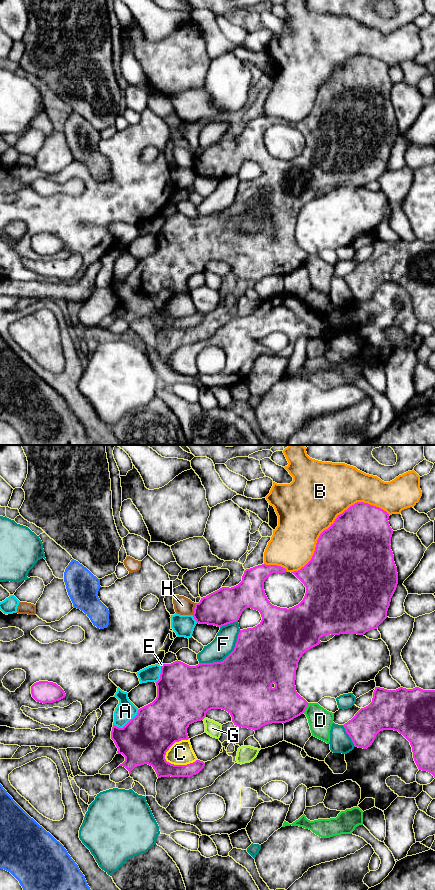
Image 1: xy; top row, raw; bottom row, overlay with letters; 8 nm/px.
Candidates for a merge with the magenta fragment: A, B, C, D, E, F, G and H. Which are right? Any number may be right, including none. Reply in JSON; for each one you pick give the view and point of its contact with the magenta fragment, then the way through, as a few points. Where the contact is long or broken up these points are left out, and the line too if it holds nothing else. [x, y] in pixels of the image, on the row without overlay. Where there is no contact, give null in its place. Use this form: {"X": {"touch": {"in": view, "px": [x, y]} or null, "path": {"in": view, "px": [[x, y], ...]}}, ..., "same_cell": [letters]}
{"same_cell": []}

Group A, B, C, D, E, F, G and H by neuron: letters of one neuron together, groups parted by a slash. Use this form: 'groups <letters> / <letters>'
groups A / B / C D / E / F / G / H

